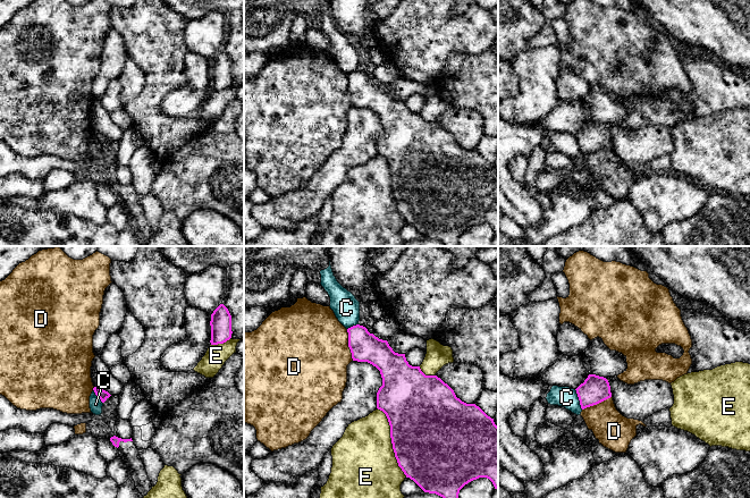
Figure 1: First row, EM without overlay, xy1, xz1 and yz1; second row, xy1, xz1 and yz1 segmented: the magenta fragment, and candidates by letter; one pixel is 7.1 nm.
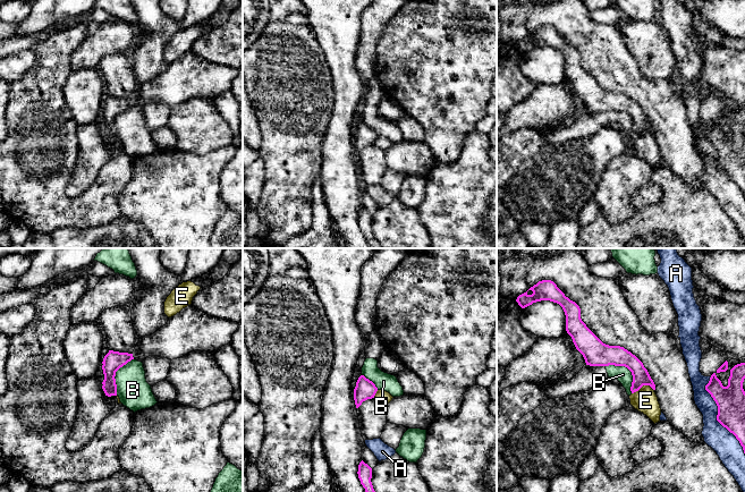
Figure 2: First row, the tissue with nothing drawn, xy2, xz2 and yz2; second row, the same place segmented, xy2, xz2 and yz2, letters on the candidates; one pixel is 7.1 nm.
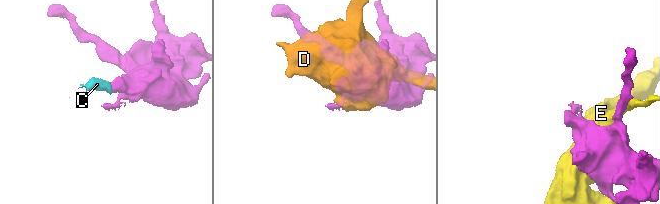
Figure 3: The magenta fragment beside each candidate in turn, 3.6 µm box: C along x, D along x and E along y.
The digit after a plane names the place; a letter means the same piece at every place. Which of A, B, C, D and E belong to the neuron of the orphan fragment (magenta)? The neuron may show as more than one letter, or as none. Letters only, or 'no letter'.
no letter

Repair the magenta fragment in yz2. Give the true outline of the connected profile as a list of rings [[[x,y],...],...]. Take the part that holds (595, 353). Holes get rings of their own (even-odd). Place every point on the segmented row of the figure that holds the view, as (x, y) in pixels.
[[[542,280],[531,287],[533,294],[527,291],[516,299],[522,308],[541,300],[550,300],[559,304],[566,315],[566,331],[572,337],[576,349],[583,355],[586,365],[590,366],[625,366],[633,375],[630,387],[632,393],[638,391],[643,385],[650,385],[655,390],[643,363],[630,351],[620,346],[603,343],[582,321],[579,306],[570,300],[551,280]]]

